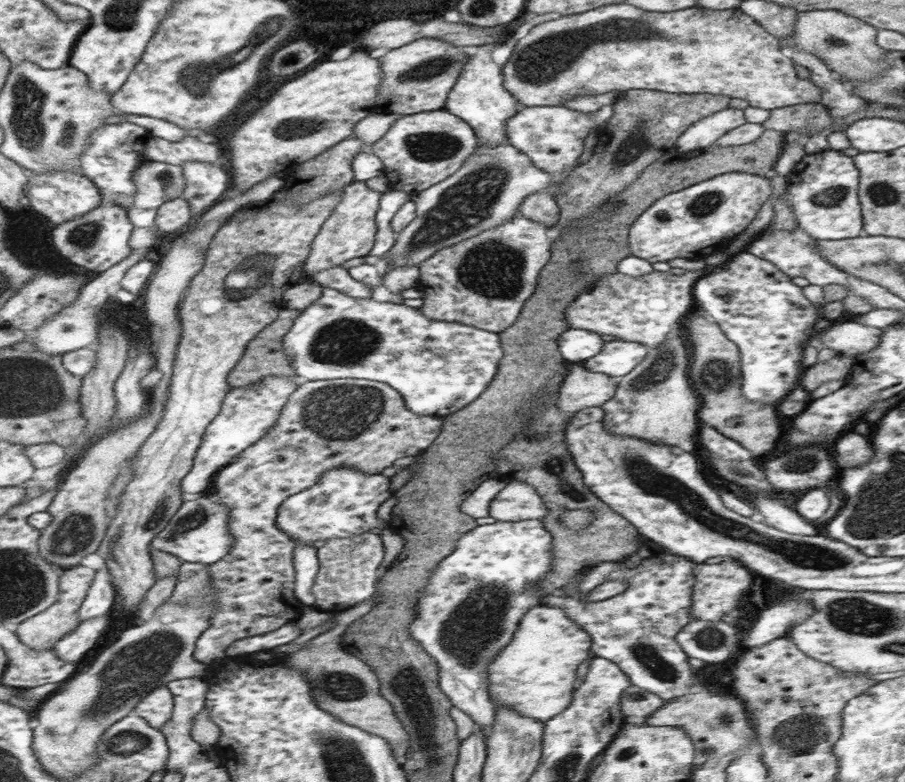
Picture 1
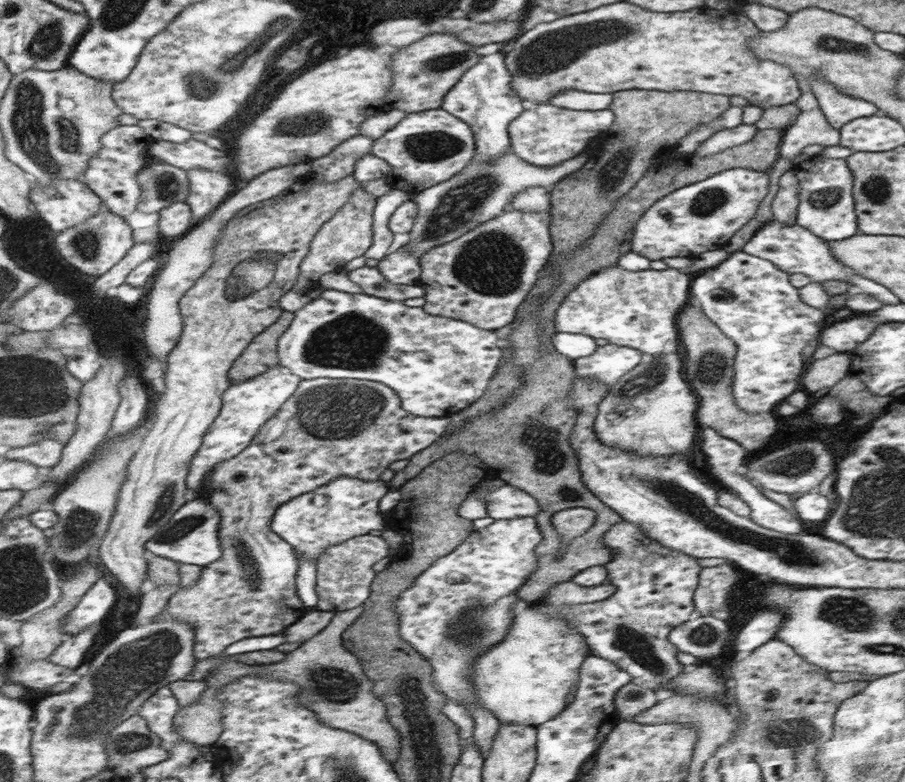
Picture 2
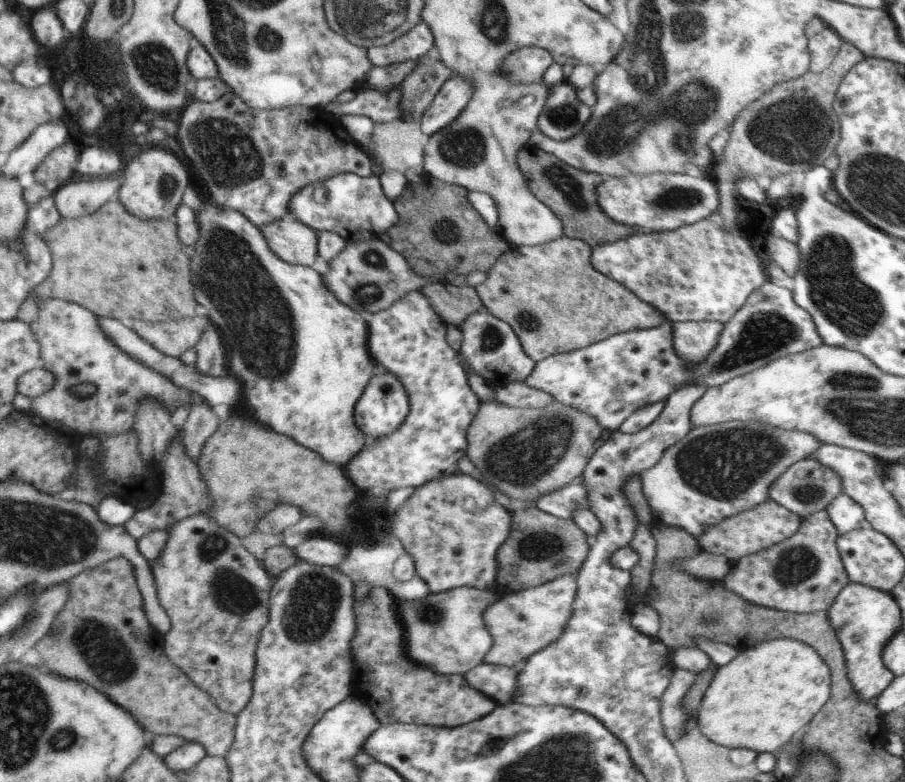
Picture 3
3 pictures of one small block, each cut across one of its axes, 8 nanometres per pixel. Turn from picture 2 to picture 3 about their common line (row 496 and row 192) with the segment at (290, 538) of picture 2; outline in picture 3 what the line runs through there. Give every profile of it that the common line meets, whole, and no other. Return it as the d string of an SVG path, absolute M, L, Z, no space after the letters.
M354 173L333 176L330 179L304 187L293 196L290 214L317 231L341 234L346 242L379 238L399 222L394 204L388 200L376 175L361 177Z

